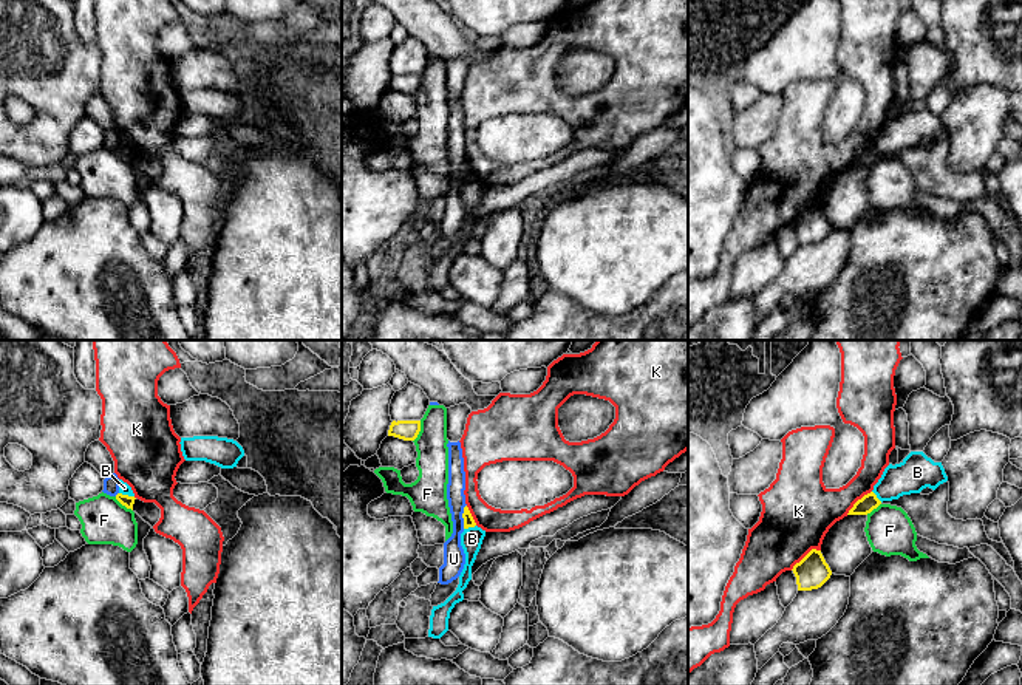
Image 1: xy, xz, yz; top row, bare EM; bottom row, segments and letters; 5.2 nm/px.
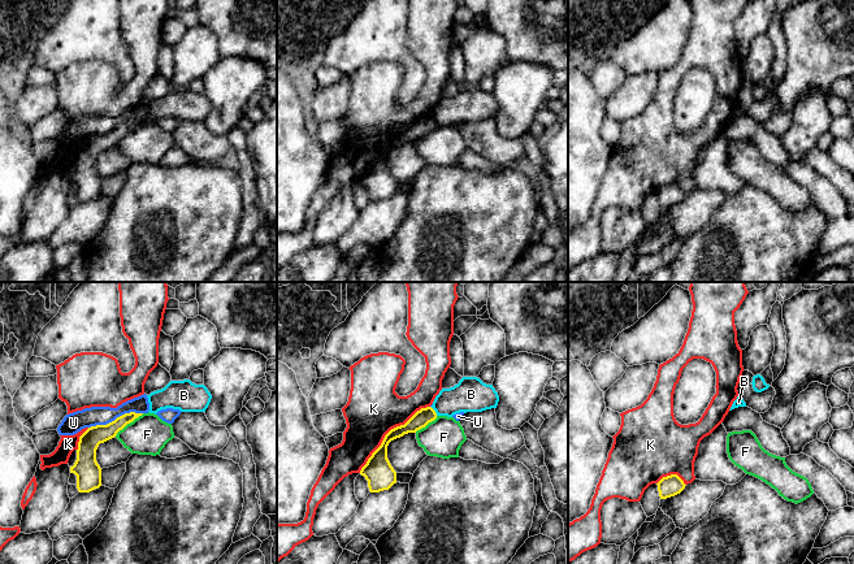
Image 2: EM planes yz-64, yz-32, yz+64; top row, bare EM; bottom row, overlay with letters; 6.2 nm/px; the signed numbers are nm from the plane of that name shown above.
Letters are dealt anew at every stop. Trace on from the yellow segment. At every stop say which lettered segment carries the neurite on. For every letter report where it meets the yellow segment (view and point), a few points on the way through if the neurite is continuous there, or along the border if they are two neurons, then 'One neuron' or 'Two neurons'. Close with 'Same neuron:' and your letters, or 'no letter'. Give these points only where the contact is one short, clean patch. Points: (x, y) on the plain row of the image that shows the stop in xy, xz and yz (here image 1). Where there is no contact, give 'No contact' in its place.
B: Touches yellow at xy (127, 149). Boundary: xy (119, 146), (133, 150). Two neurons
F: Touches yellow at xz (419, 84). Two neurons
K: Touches yellow at yz (806, 209). Two neurons
U: Touches yellow at xz (463, 170). Two neurons
Same neuron: no letter

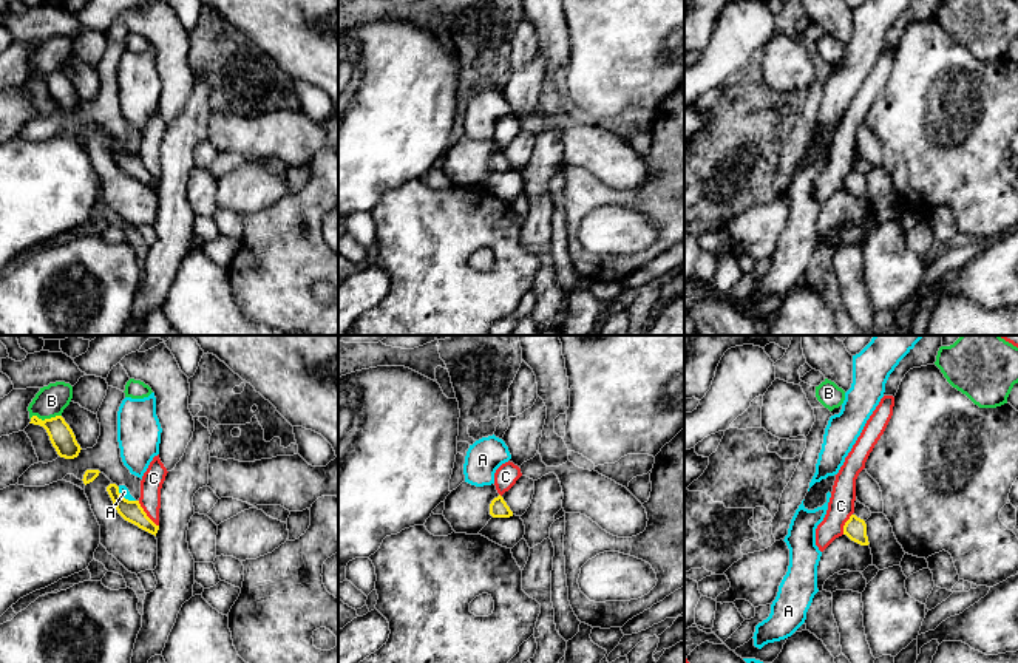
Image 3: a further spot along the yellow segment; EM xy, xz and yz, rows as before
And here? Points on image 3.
A: Touches yellow at xy (124, 152). Boundary: xy (118, 141), (122, 150), (135, 155). Two neurons
B: Touches yellow at xy (45, 73). Boundary: xy (61, 68), (44, 73), (30, 71). Two neurons
C: Touches yellow at xy (145, 167). Boundary: xy (138, 155), (158, 180). Two neurons
Same neuron: no letter

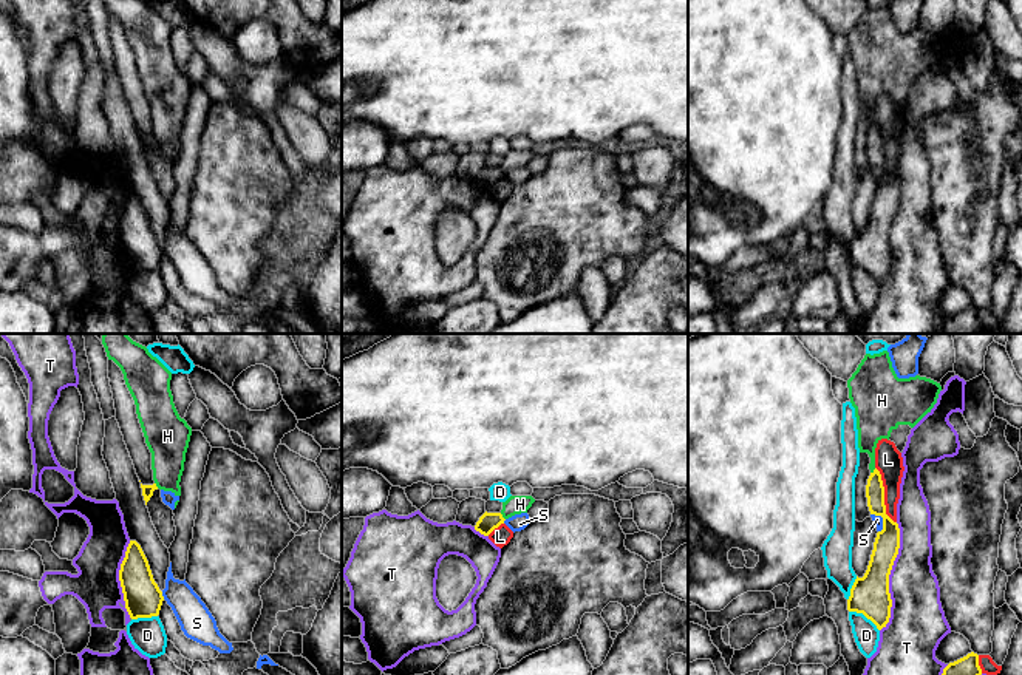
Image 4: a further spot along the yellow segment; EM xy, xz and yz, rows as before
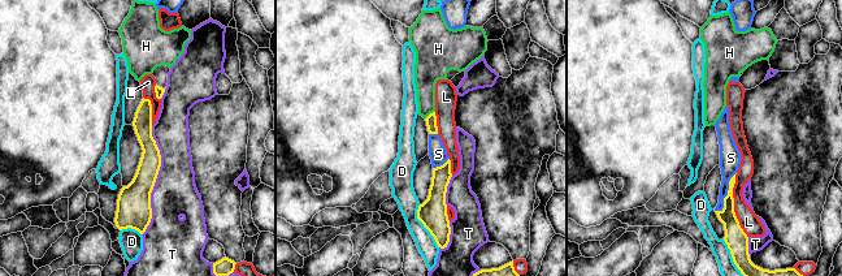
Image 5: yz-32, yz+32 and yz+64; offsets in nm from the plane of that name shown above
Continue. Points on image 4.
D: Touches yellow at yz (865, 269). Two neurons
H: Touches yellow at xz (501, 170). Path across: xz (487, 176), (501, 170), (514, 159). One neuron
L: Touches yellow at yz (883, 149). Two neurons
S: Touches yellow at xy (161, 249). Two neurons
T: Touches yellow at yz (888, 230). Two neurons
Same neuron: H

